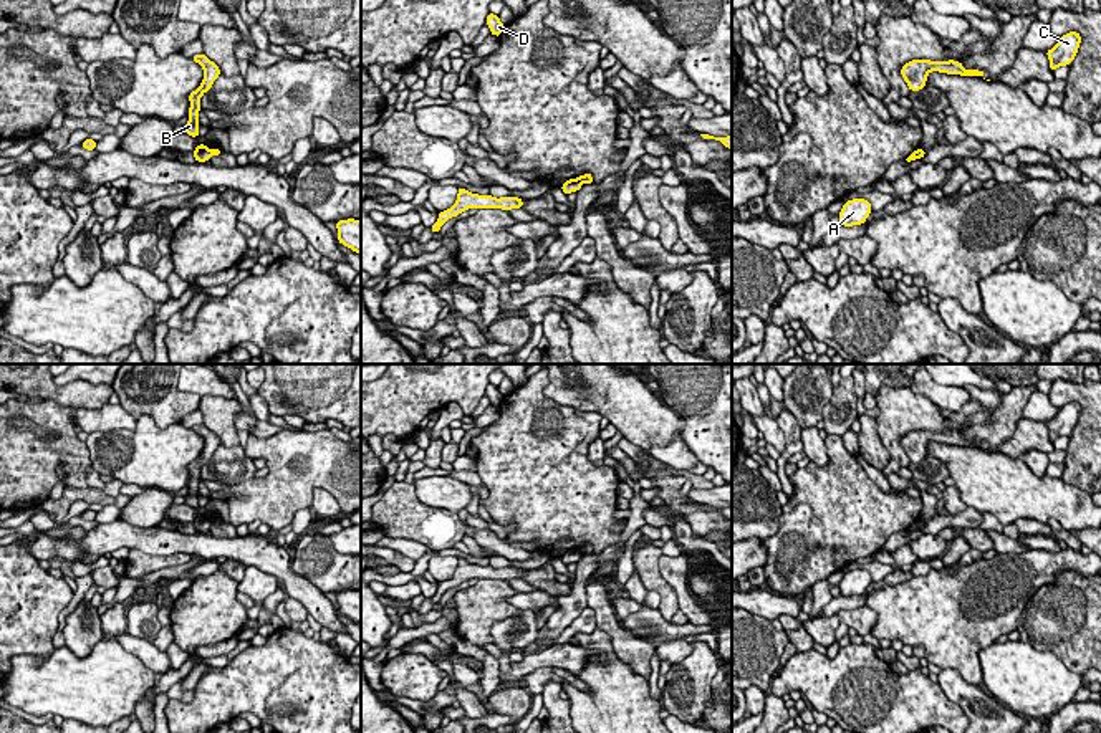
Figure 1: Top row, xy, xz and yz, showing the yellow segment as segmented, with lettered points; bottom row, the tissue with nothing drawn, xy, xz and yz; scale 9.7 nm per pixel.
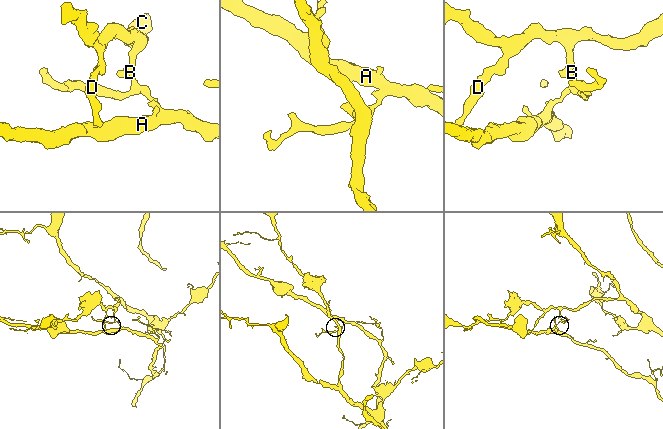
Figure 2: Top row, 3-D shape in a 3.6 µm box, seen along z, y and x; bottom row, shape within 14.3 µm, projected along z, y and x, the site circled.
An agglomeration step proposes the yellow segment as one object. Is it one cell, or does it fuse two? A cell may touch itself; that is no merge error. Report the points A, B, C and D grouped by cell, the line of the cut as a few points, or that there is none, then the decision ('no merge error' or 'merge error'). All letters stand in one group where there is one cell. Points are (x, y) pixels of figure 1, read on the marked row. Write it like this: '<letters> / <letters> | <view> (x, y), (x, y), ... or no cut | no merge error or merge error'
A / B C D | yz (921, 149), (918, 158) | merge error

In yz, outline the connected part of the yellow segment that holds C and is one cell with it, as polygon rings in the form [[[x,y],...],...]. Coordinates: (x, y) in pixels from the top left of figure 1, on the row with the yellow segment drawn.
[[[1070,31],[1060,38],[1060,41],[1046,51],[1050,58],[1050,69],[1055,71],[1058,66],[1066,66],[1073,63],[1078,53],[1081,36],[1078,31]]]

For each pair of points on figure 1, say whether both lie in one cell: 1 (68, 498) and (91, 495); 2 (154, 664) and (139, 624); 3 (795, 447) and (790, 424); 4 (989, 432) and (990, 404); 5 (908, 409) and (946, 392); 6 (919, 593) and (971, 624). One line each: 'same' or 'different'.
1: same
2: different
3: same
4: different
5: different
6: same

